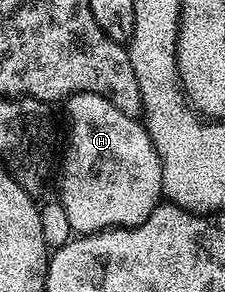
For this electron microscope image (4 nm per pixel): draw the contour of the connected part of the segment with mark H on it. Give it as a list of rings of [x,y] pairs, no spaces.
[[[76,93],[68,98],[68,105],[69,150],[65,153],[65,166],[61,169],[59,200],[67,211],[67,219],[71,219],[74,234],[100,233],[102,229],[142,225],[163,197],[161,157],[149,138],[149,132],[138,118],[123,115],[115,103],[94,93]]]

